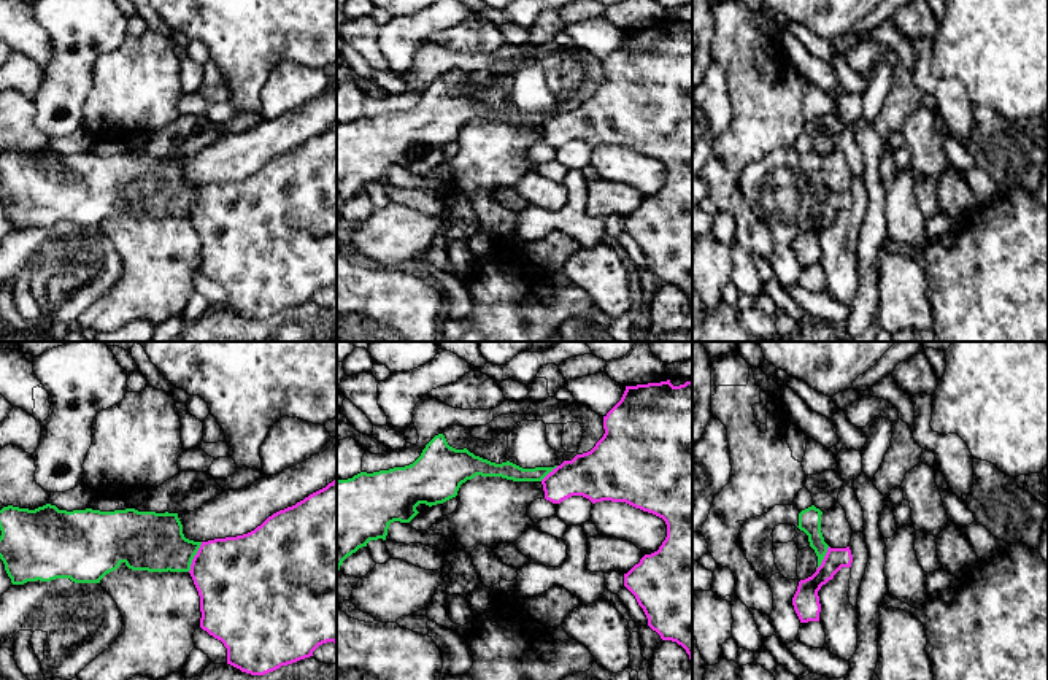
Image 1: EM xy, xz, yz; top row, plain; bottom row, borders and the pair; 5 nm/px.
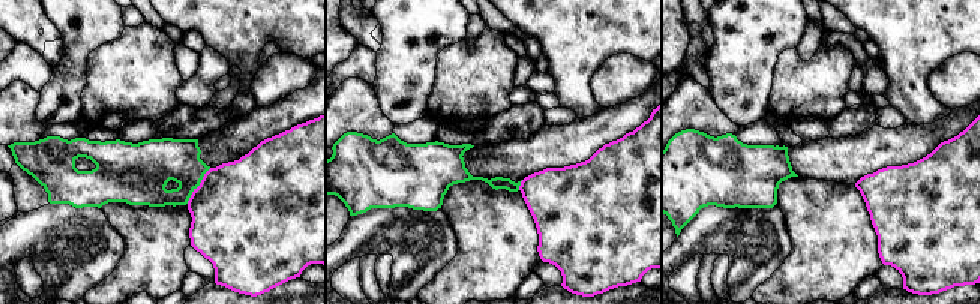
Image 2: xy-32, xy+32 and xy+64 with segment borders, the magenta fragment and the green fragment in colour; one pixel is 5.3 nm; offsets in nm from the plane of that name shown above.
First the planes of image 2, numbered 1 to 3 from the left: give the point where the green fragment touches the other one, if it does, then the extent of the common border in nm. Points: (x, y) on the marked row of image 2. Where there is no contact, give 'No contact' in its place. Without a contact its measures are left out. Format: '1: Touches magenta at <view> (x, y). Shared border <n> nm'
1: Touches magenta at xy-32 (198, 186). Shared border 240 nm
2: Touches magenta at xy+32 (521, 184). Shared border 60 nm
3: No contact

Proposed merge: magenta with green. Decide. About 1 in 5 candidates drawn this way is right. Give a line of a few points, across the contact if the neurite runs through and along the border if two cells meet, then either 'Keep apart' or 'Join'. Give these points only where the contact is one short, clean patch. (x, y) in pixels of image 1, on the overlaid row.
Line: xy (202, 542), (188, 571). Keep apart

